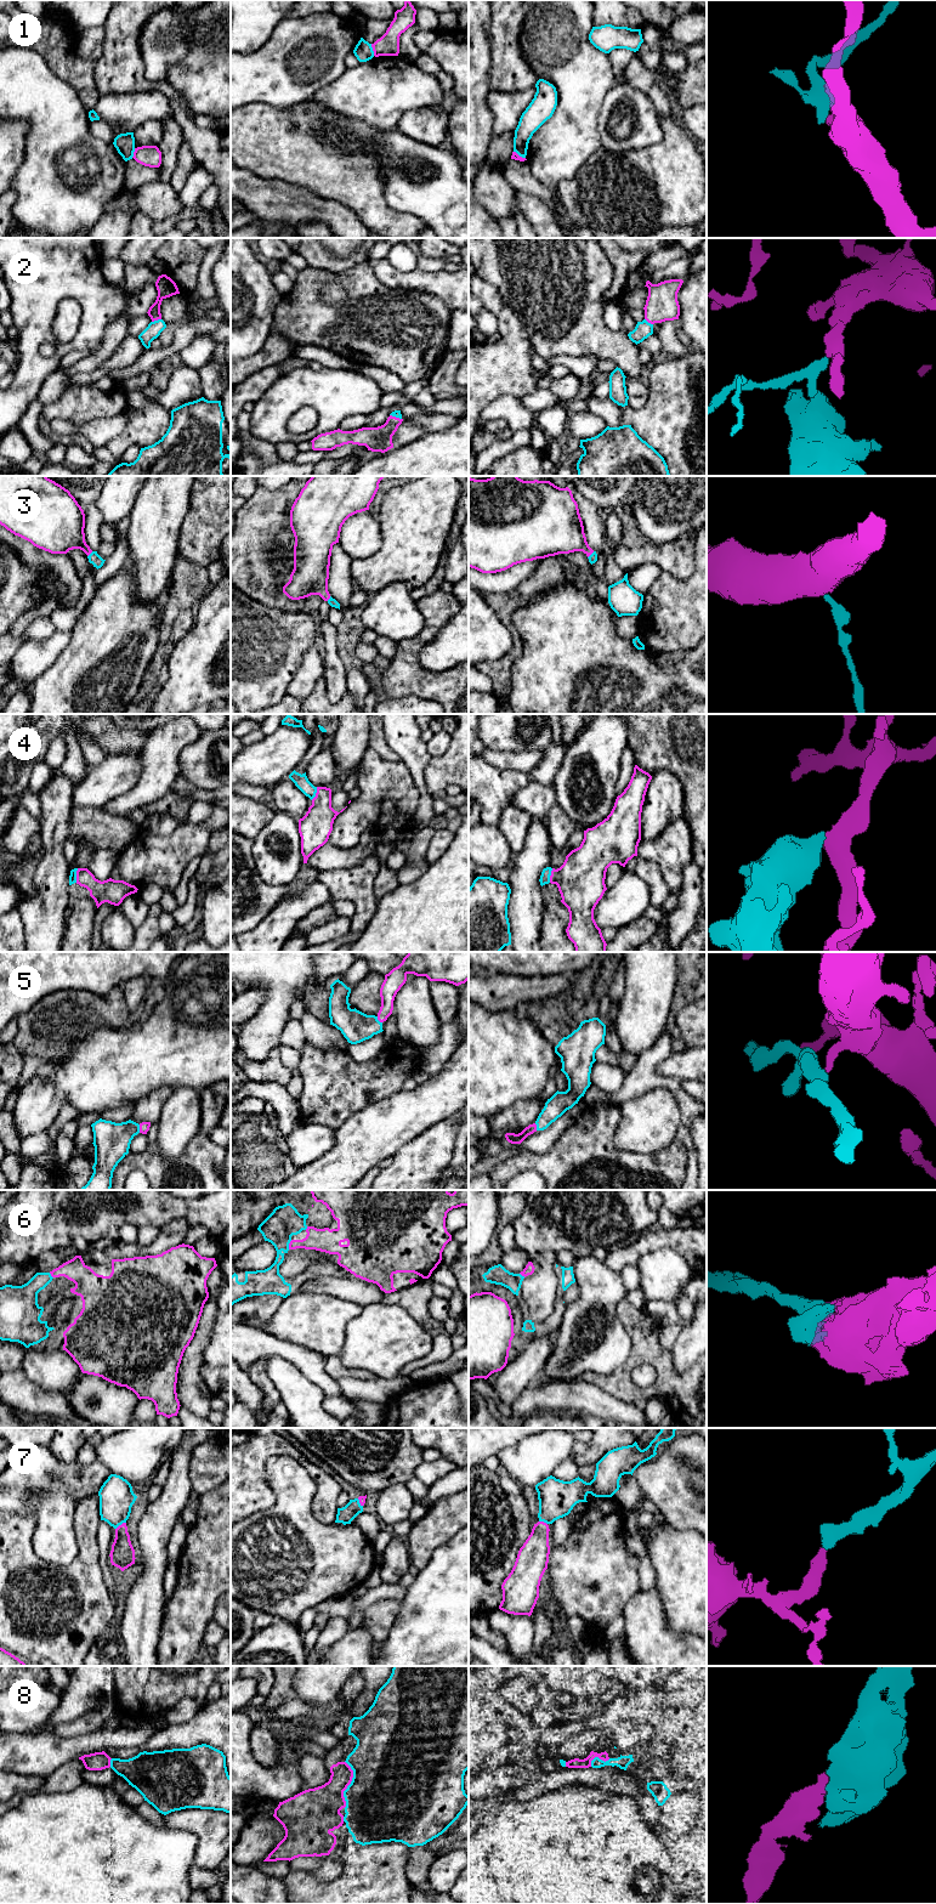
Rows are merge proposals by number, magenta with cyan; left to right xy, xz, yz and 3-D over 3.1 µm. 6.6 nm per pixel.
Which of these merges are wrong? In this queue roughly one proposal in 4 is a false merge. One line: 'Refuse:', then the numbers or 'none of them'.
Refuse: 1

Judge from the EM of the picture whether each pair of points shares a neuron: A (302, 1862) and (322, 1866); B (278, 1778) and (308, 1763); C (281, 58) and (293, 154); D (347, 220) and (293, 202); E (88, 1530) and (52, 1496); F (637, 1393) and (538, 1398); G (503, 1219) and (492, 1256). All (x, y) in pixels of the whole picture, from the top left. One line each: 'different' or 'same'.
A: same
B: different
C: different
D: same
E: different
F: different
G: same

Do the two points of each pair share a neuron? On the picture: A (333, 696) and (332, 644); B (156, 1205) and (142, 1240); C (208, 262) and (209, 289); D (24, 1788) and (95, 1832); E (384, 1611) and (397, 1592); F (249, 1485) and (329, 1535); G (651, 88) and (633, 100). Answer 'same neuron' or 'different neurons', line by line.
A: same neuron
B: different neurons
C: same neuron
D: different neurons
E: different neurons
F: different neurons
G: different neurons

